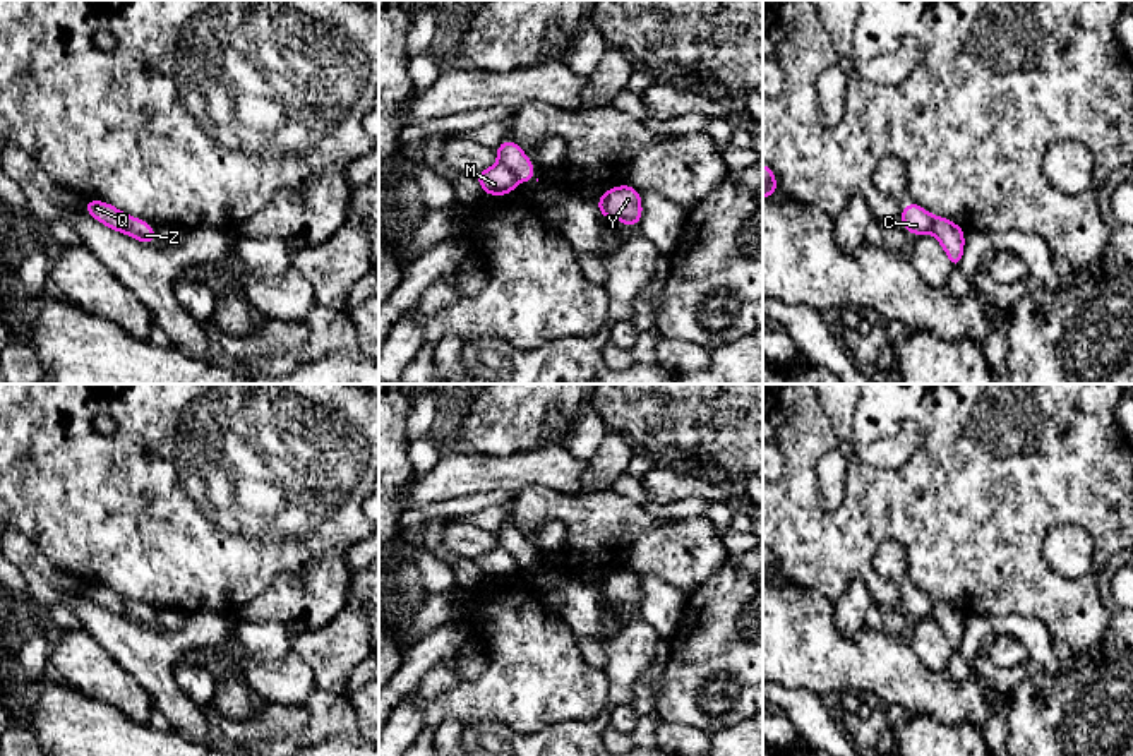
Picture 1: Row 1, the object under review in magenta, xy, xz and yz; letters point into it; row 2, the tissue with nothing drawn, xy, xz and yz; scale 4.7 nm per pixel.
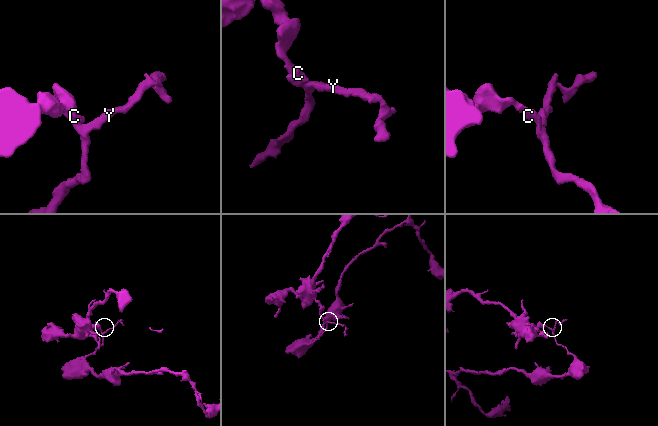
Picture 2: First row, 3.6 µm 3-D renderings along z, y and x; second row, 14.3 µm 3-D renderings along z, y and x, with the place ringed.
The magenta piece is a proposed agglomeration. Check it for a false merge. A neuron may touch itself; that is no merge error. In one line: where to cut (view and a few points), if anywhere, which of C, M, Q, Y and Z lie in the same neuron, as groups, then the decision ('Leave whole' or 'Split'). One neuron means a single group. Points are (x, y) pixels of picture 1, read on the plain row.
Split along xz (499, 546), (516, 561). Groups: C Z / M Q Y. Split

